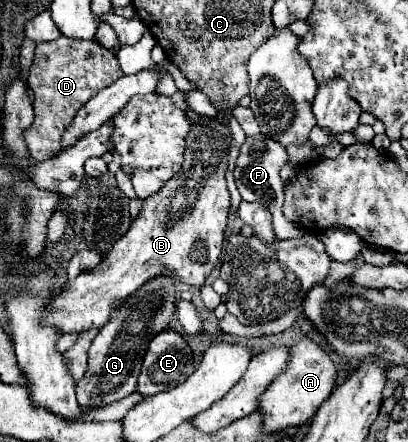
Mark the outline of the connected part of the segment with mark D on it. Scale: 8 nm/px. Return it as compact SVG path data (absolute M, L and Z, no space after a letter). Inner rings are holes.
M61 36L53 42L39 42L29 70L29 88L35 94L35 120L23 132L29 158L35 162L53 158L61 150L61 136L73 122L79 108L119 76L123 76L123 72L119 70L115 54L103 48L97 40L73 40Z

